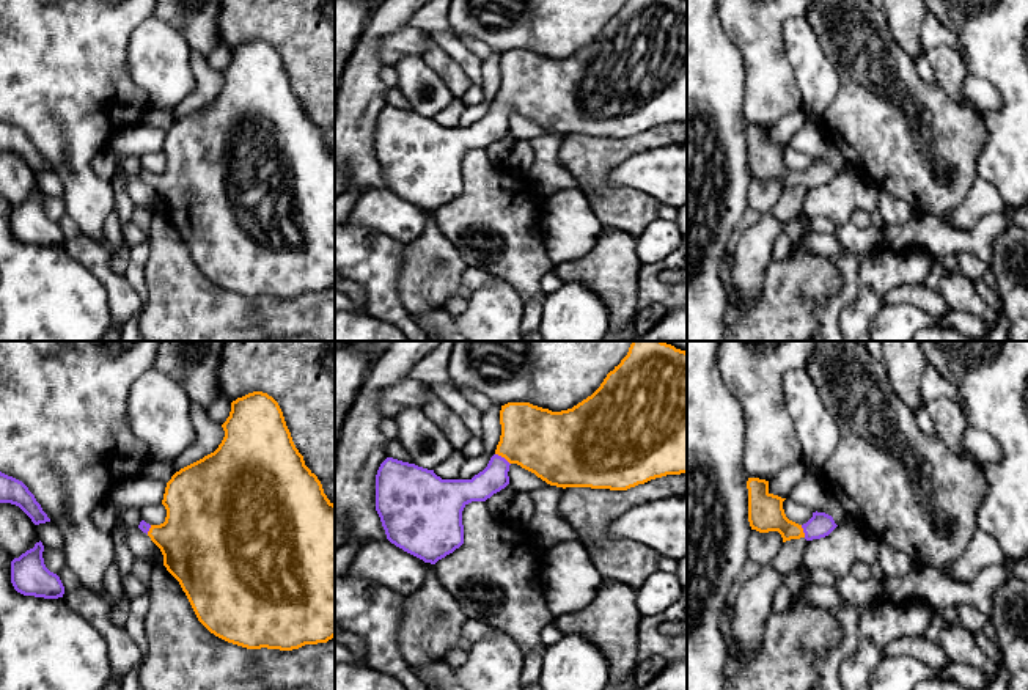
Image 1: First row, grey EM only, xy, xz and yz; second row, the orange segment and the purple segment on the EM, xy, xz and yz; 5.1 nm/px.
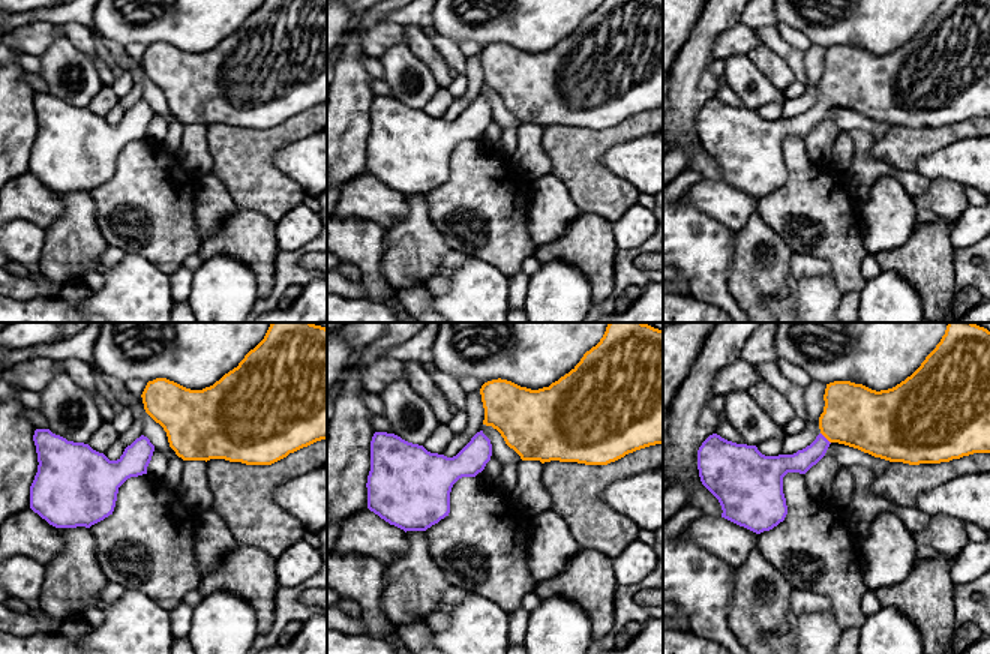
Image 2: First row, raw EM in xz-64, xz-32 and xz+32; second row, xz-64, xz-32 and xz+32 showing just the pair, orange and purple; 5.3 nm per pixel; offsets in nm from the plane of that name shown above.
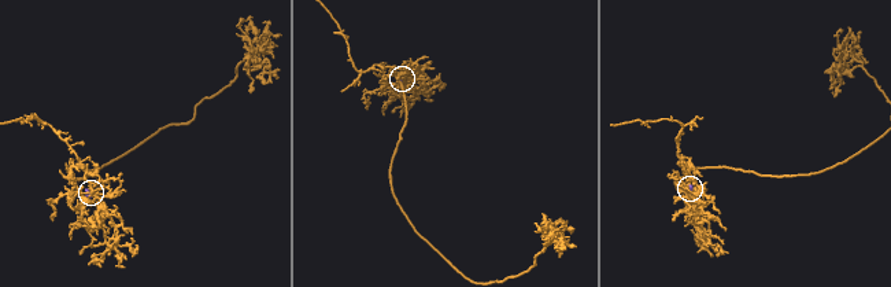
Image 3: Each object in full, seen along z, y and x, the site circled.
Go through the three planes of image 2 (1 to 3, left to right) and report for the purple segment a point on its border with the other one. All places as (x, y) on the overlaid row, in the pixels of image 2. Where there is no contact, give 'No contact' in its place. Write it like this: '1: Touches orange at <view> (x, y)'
1: No contact
2: No contact
3: Touches orange at xz+32 (825, 437)

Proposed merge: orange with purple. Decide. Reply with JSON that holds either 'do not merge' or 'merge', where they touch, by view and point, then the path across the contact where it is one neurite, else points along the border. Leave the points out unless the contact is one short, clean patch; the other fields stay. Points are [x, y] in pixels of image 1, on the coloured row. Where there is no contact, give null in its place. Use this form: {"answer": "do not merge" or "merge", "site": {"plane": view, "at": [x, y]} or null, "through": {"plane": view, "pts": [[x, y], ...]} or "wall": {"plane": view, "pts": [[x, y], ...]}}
{"answer": "merge", "site": {"plane": "xz", "at": [503, 456]}, "through": {"plane": "xz", "pts": [[549, 444], [519, 444], [503, 456], [494, 478]]}}

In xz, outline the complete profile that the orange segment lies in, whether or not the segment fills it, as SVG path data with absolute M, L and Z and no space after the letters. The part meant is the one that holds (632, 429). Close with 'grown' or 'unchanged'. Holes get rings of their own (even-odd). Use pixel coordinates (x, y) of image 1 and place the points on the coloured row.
M632 341L627 355L621 360L618 366L615 366L613 371L607 374L600 387L591 396L588 396L572 409L552 412L549 409L542 409L530 402L508 402L501 406L500 424L501 424L501 435L495 454L490 457L487 467L478 475L475 475L472 479L442 479L434 473L434 470L428 470L415 464L402 462L393 457L387 457L380 464L376 475L376 511L380 517L387 539L391 544L423 560L424 563L431 563L431 564L435 564L439 560L453 553L456 549L459 549L464 544L464 525L462 525L464 508L472 501L486 501L494 494L505 489L509 484L508 472L511 464L517 464L522 468L534 473L547 484L563 487L563 489L591 487L591 489L627 490L630 487L644 484L655 478L687 473L687 352L676 349L674 346L666 344L663 341Z | grown

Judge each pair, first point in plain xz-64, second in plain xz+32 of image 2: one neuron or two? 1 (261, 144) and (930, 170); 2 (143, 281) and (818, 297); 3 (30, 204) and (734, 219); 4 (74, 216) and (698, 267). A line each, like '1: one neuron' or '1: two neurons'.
1: two neurons
2: one neuron
3: one neuron
4: two neurons

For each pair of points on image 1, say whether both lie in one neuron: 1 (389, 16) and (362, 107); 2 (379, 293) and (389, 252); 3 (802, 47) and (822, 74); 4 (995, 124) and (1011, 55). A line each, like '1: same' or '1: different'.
1: same
2: same
3: same
4: same

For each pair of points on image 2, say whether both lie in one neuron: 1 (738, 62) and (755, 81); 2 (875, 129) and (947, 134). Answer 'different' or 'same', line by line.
1: same
2: different

